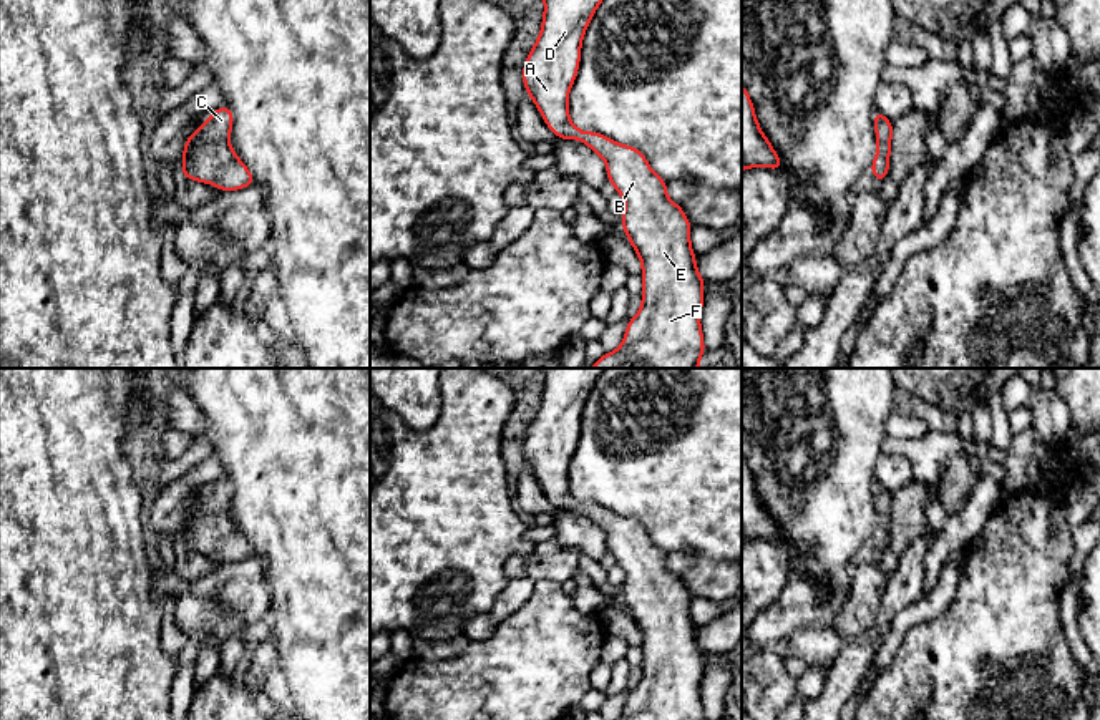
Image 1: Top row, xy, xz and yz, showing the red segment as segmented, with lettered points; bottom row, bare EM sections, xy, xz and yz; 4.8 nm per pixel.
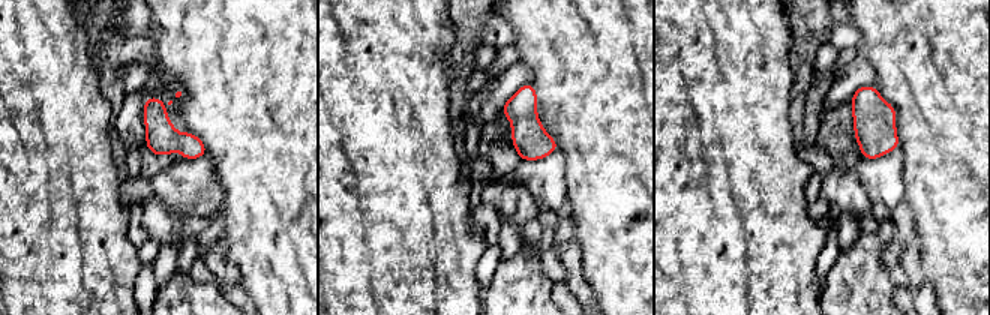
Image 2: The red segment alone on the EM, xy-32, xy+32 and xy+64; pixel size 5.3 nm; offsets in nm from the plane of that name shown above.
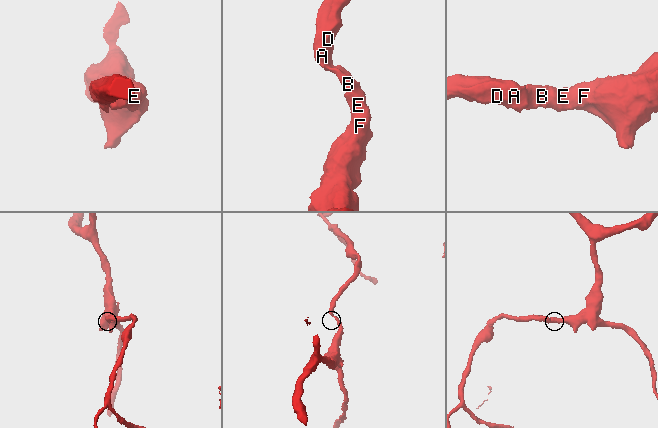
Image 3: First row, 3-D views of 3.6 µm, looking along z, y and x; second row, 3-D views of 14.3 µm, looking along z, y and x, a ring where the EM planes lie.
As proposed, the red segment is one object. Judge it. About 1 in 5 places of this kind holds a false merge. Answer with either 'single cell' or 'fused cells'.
single cell

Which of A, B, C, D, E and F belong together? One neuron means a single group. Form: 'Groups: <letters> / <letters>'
Groups: A B C D E F

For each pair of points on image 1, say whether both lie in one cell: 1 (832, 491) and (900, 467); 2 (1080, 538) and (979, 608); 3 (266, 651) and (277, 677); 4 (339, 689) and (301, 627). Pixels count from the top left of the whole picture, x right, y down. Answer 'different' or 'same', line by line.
1: different
2: different
3: same
4: same

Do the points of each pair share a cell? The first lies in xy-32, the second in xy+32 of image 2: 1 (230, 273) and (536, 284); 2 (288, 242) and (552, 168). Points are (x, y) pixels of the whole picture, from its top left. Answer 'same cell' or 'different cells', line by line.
1: different cells
2: different cells

